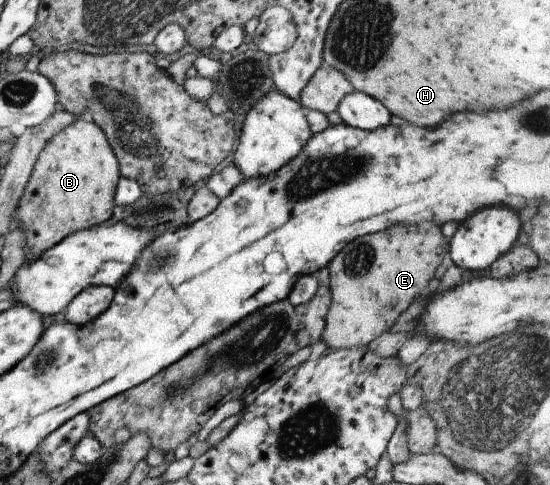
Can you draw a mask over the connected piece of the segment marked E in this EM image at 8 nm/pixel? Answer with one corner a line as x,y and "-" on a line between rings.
418,223
418,225
394,225
380,233
360,237
348,243
327,265
330,271
330,291
332,301
326,316
326,329
322,333
324,343
329,349
341,350
368,346
370,341
396,323
398,316
405,311
428,288
434,279
434,273
449,252
450,240
442,235
436,223

